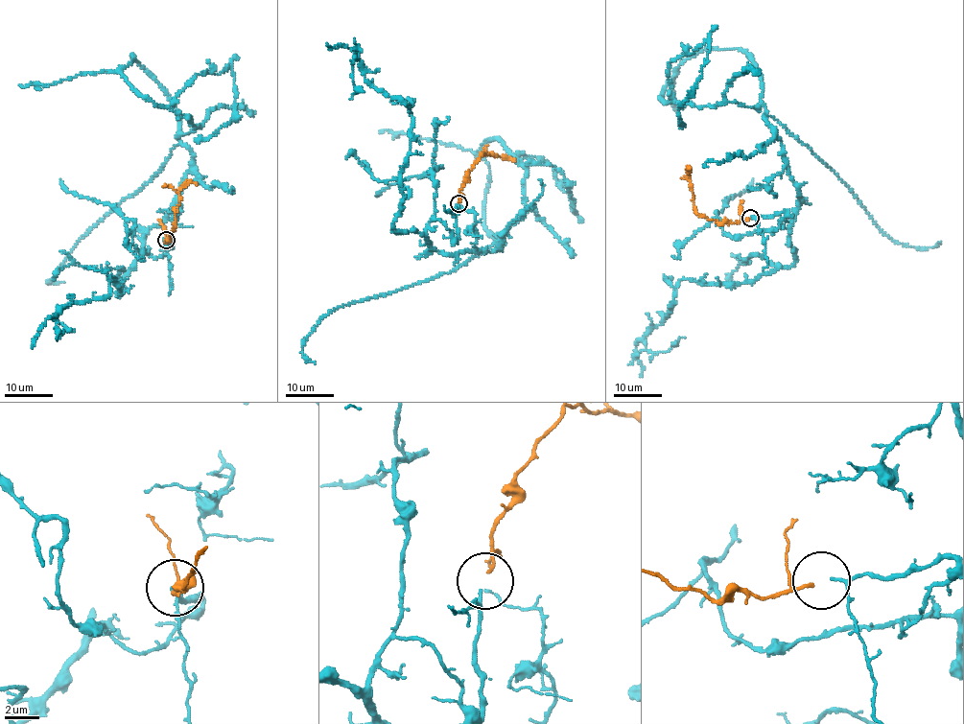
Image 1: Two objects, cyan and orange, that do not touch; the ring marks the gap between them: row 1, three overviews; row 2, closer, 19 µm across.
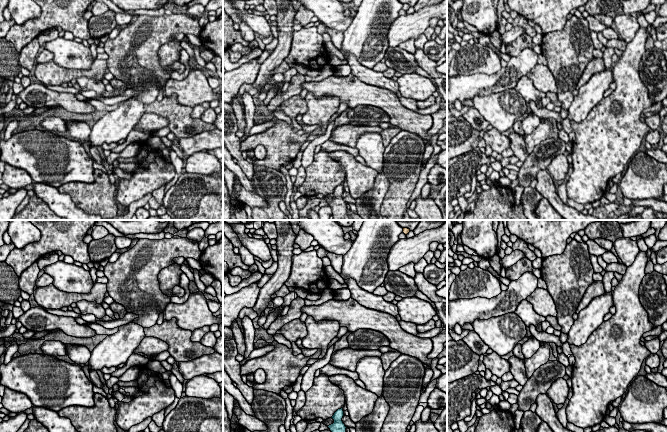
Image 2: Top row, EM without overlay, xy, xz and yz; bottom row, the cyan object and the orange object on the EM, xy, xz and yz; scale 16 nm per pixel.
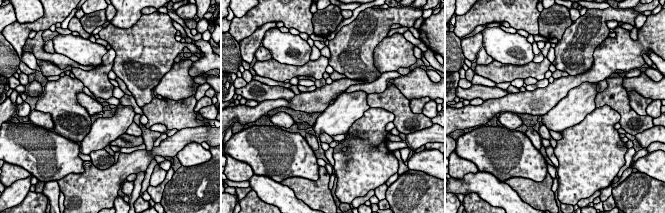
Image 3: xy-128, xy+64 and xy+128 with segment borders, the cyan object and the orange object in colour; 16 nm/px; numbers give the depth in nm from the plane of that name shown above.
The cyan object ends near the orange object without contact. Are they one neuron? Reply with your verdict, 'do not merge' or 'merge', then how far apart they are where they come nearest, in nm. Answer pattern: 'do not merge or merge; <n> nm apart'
merge; 2950 nm apart

